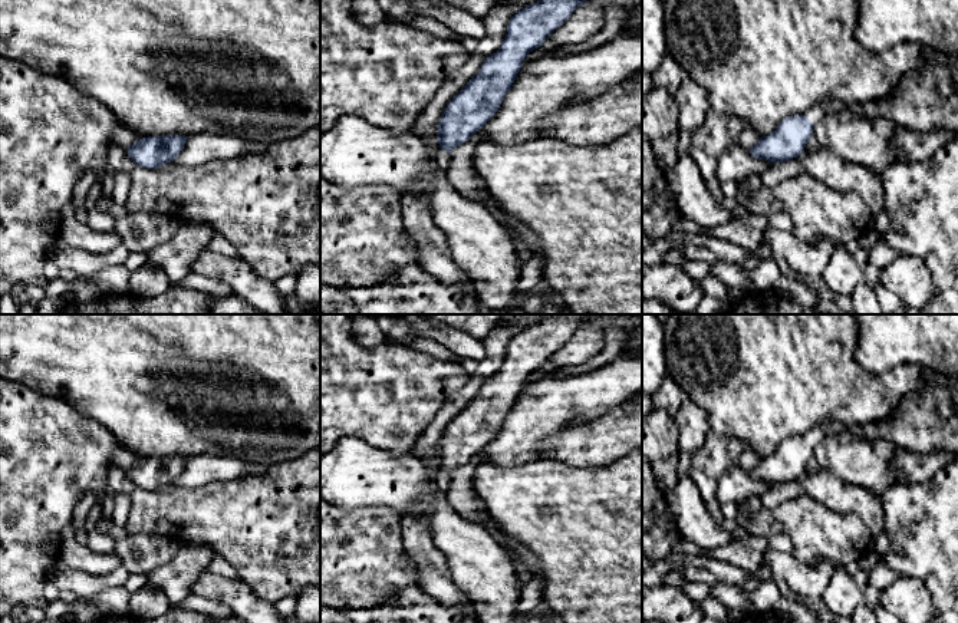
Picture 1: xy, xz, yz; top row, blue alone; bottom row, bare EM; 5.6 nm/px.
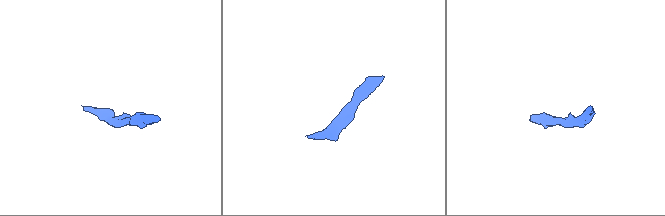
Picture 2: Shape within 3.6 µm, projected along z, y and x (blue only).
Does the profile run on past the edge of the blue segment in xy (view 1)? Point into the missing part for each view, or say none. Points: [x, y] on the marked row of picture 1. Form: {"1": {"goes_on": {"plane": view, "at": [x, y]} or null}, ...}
{"1": {"goes_on": null}}

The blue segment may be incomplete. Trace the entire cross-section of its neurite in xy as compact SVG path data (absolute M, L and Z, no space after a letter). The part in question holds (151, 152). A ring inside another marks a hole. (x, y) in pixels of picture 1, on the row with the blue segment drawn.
M184 135L149 136L128 146L126 152L136 167L155 169L175 161L184 149L185 141Z

